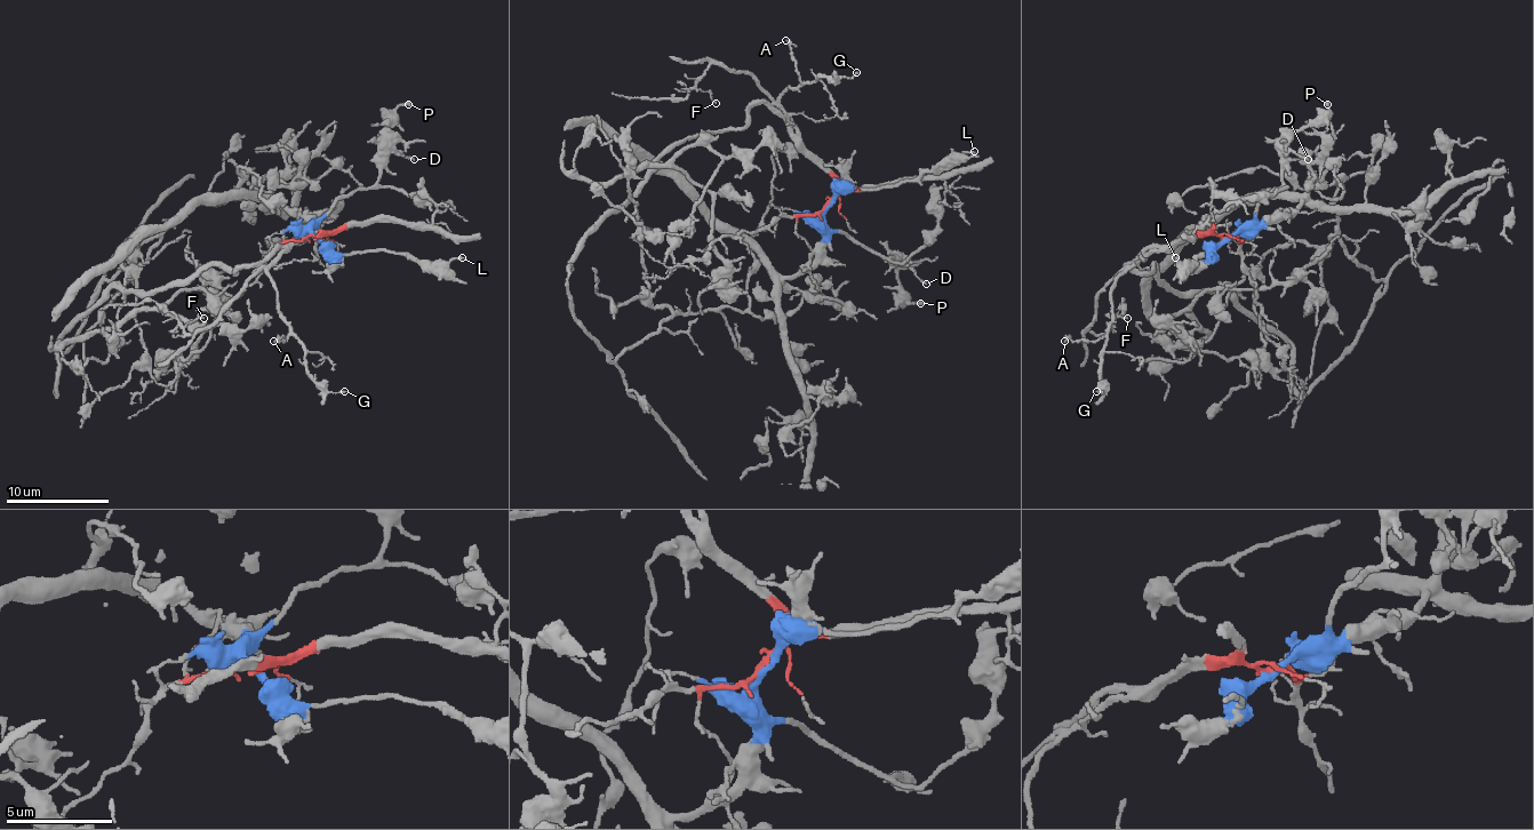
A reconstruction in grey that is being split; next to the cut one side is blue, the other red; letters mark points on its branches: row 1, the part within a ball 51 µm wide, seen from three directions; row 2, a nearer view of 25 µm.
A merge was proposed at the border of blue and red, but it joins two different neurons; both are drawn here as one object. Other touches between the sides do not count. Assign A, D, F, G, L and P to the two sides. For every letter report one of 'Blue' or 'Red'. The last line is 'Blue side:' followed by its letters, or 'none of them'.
A: Red
D: Blue
F: Red
G: Red
L: Blue
P: Blue
Blue side: D, L, P

